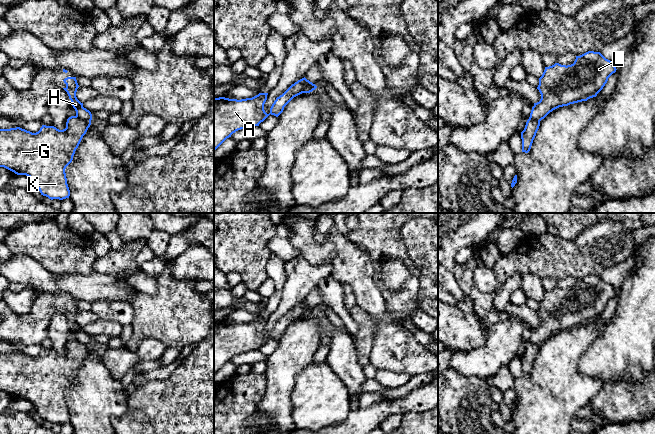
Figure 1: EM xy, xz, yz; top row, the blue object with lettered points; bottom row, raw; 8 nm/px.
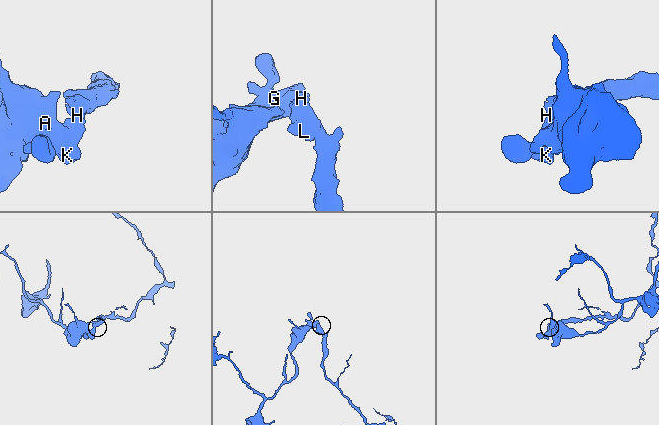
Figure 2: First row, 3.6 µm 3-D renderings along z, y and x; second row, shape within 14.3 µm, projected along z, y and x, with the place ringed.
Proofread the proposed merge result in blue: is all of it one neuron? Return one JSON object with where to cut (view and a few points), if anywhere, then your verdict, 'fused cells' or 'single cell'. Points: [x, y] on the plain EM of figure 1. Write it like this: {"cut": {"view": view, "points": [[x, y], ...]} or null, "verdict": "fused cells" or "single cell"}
{"cut": {"view": "xy", "points": [[76, 339], [90, 346]]}, "verdict": "fused cells"}

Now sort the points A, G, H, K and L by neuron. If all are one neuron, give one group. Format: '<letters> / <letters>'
A G K / H L

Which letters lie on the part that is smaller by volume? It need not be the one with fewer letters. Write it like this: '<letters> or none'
H, L

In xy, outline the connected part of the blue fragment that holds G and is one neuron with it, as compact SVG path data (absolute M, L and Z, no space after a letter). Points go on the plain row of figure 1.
M71 340L63 354L46 349L42 349L36 357L20 351L0 353L0 391L17 399L30 401L35 405L41 419L51 424L69 422L70 414L65 393L72 386L75 375L90 349L91 346L84 345L78 340Z

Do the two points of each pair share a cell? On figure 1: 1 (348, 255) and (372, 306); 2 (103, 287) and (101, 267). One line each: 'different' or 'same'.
1: same
2: different

